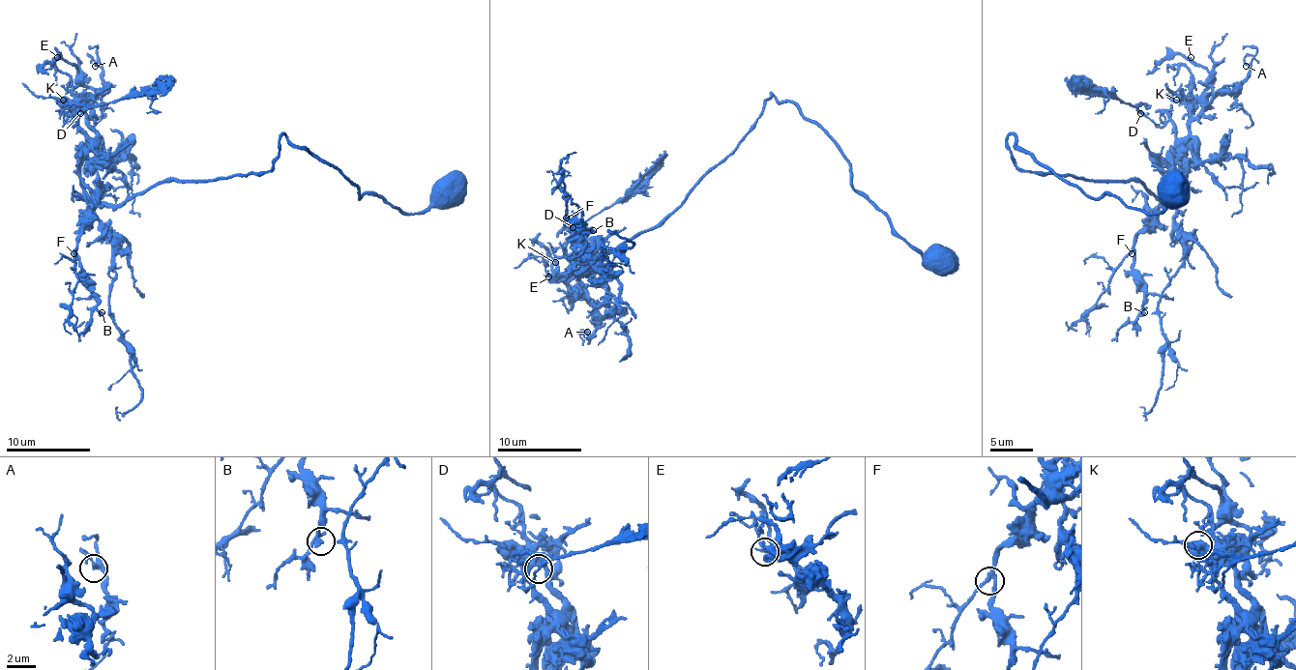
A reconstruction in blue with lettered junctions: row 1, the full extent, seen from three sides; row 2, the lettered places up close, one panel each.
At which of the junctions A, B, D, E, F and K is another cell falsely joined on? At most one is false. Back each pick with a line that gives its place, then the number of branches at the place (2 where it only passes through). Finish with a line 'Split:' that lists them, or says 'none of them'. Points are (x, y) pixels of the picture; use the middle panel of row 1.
Split: none of them

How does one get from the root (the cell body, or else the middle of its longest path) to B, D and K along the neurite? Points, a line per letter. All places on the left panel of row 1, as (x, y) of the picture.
B: (448, 189), (416, 213), (361, 198), (282, 135), (264, 173), (164, 179), (100, 205), (76, 255), (102, 312)
D: (448, 189), (416, 213), (361, 198), (282, 135), (264, 173), (164, 179), (107, 205), (80, 114)
K: (448, 189), (416, 213), (361, 198), (282, 135), (264, 173), (164, 179), (107, 205), (89, 135), (63, 100)

